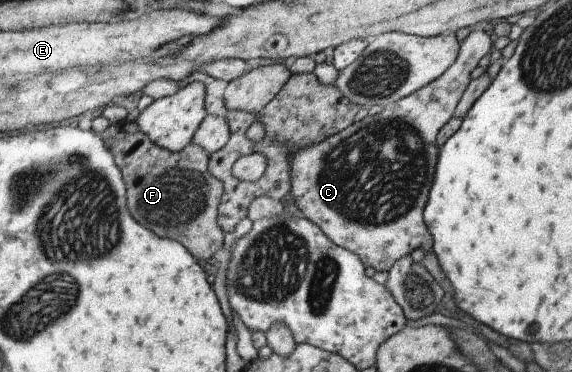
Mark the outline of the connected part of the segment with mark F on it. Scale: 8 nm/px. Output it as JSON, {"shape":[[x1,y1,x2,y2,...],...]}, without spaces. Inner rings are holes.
{"shape":[[123,119,114,125,110,125,107,129,103,130,103,132,98,133,98,135,103,139,103,142,106,144,106,147,111,151,111,154,114,156,115,164,119,167,119,170,122,172,122,177,126,186,126,194,127,194,127,208,129,208,129,212,131,212,131,216,137,220,137,222,141,222,143,226,147,226,151,232,155,232,155,234,159,234,159,236,167,236,167,238,172,238,177,242,180,242,196,259,201,258,201,260,207,260,212,256,221,256,221,247,223,245,224,234,221,230,221,227,218,223,218,206,221,202,221,197,224,191,223,183,215,178,208,171,208,152,198,144,193,142,189,143,185,148,182,148,180,151,169,151,164,148,159,148,149,137,146,136,142,130,139,130,138,124,136,121,128,121]]}

